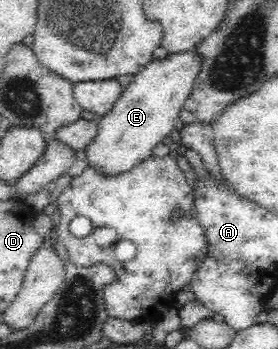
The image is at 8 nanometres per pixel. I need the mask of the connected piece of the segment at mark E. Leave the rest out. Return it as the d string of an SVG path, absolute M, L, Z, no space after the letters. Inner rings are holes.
M196 48L181 53L167 53L164 58L149 61L136 73L111 111L101 117L95 139L85 148L89 168L99 174L117 175L147 159L153 148L165 139L165 135L173 131L184 101L189 97L202 69L202 59L196 53Z

